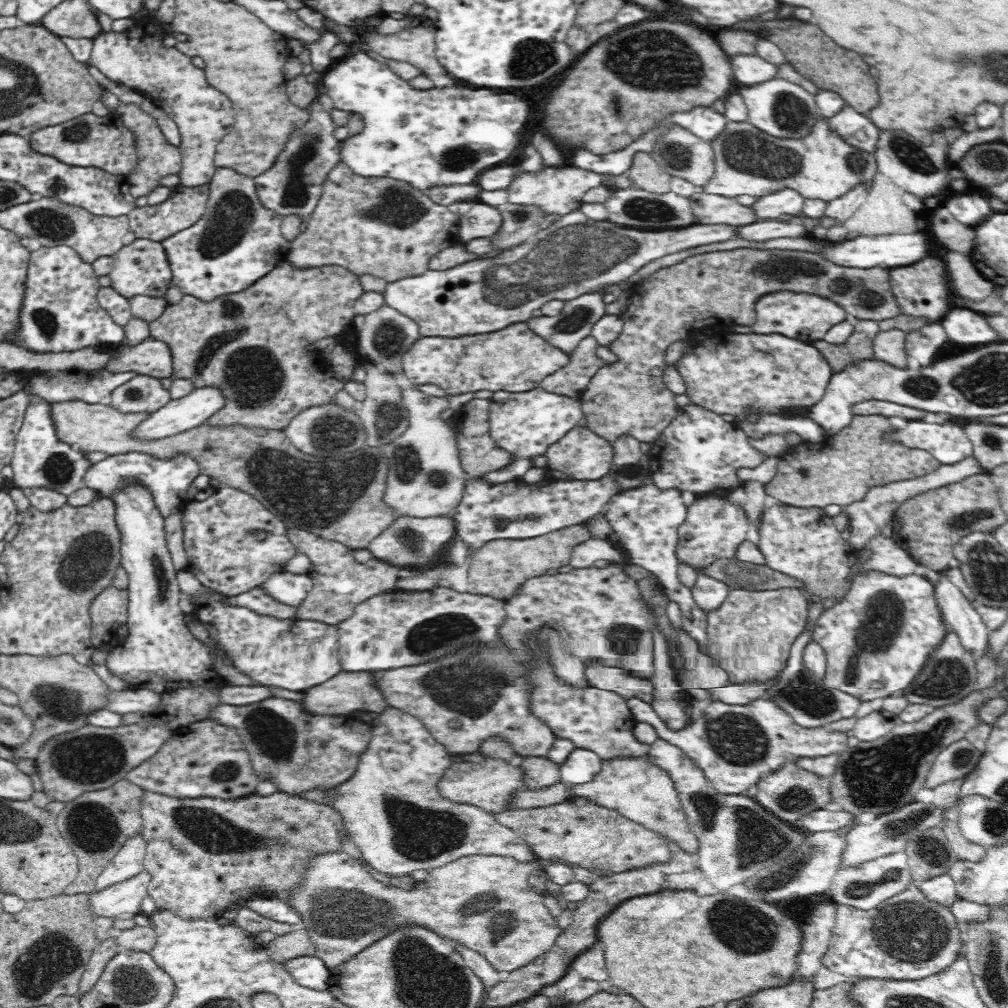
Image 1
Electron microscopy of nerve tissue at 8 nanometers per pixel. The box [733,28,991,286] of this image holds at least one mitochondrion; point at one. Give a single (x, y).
(913, 155)

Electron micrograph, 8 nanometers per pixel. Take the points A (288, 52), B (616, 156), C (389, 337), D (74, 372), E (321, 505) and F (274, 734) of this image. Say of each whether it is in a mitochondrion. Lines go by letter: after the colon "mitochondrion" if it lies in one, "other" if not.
A: other
B: other
C: mitochondrion
D: other
E: mitochondrion
F: mitochondrion

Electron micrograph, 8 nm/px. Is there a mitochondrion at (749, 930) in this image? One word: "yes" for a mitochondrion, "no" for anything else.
yes

